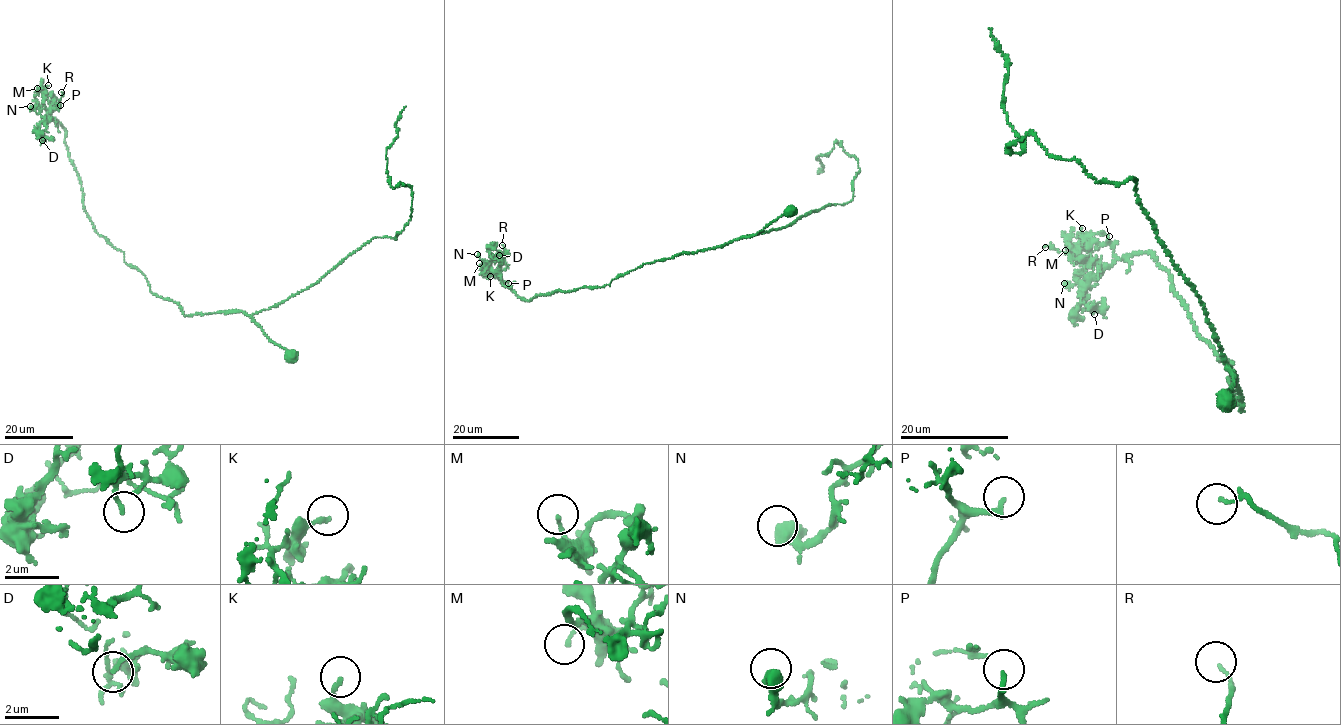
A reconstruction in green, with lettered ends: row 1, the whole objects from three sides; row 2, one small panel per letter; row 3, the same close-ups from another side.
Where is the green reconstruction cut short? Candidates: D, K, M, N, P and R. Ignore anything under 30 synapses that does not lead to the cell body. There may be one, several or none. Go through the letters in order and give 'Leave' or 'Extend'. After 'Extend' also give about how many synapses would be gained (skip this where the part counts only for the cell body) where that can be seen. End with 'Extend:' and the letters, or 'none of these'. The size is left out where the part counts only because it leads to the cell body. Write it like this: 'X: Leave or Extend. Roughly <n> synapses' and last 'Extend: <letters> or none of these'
D: Leave
K: Leave
M: Leave
N: Leave
P: Extend. Roughly 45 synapses
R: Leave
Extend: P

